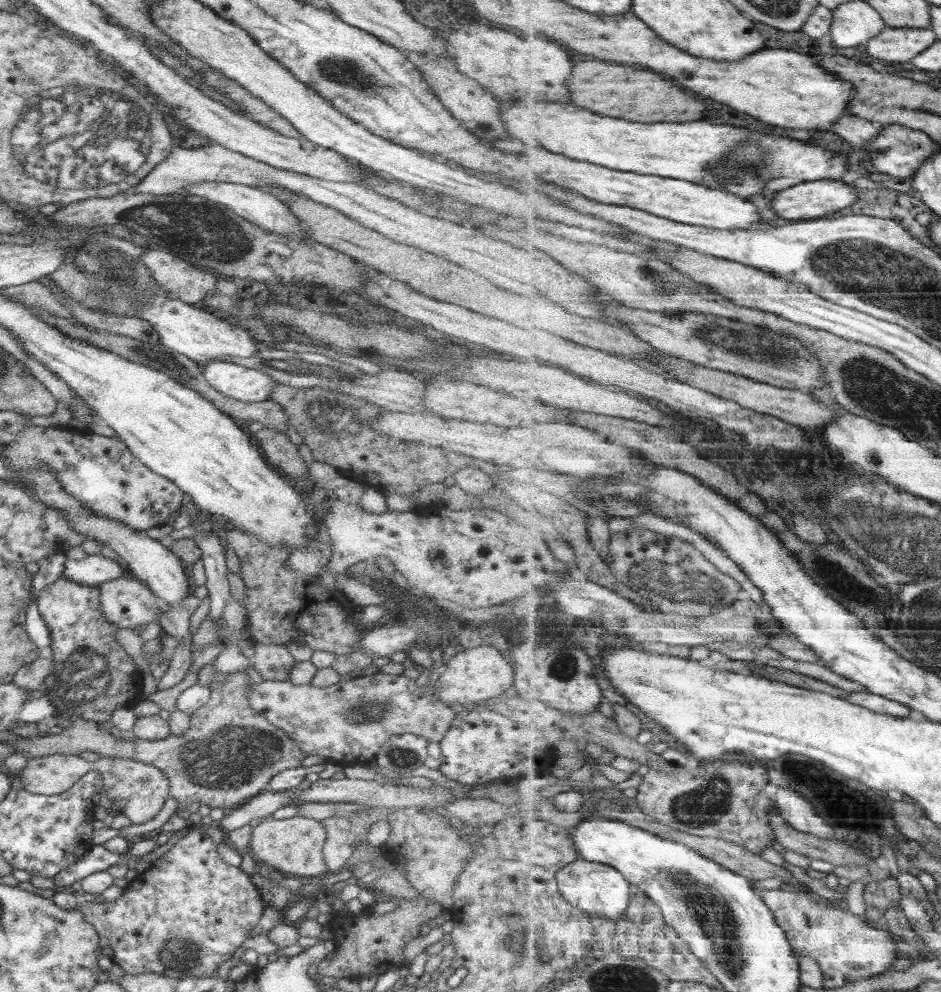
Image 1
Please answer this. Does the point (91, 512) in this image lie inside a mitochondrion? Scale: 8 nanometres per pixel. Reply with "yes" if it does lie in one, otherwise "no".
no

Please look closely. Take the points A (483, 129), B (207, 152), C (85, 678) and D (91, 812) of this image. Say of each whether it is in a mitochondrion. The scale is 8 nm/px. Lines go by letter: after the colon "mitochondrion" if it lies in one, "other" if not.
A: other
B: other
C: mitochondrion
D: other

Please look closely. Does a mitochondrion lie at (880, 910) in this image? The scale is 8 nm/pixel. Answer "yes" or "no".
no

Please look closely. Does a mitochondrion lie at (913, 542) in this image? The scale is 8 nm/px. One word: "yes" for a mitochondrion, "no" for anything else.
yes

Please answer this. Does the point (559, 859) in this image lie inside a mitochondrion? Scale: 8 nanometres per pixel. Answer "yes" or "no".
no

